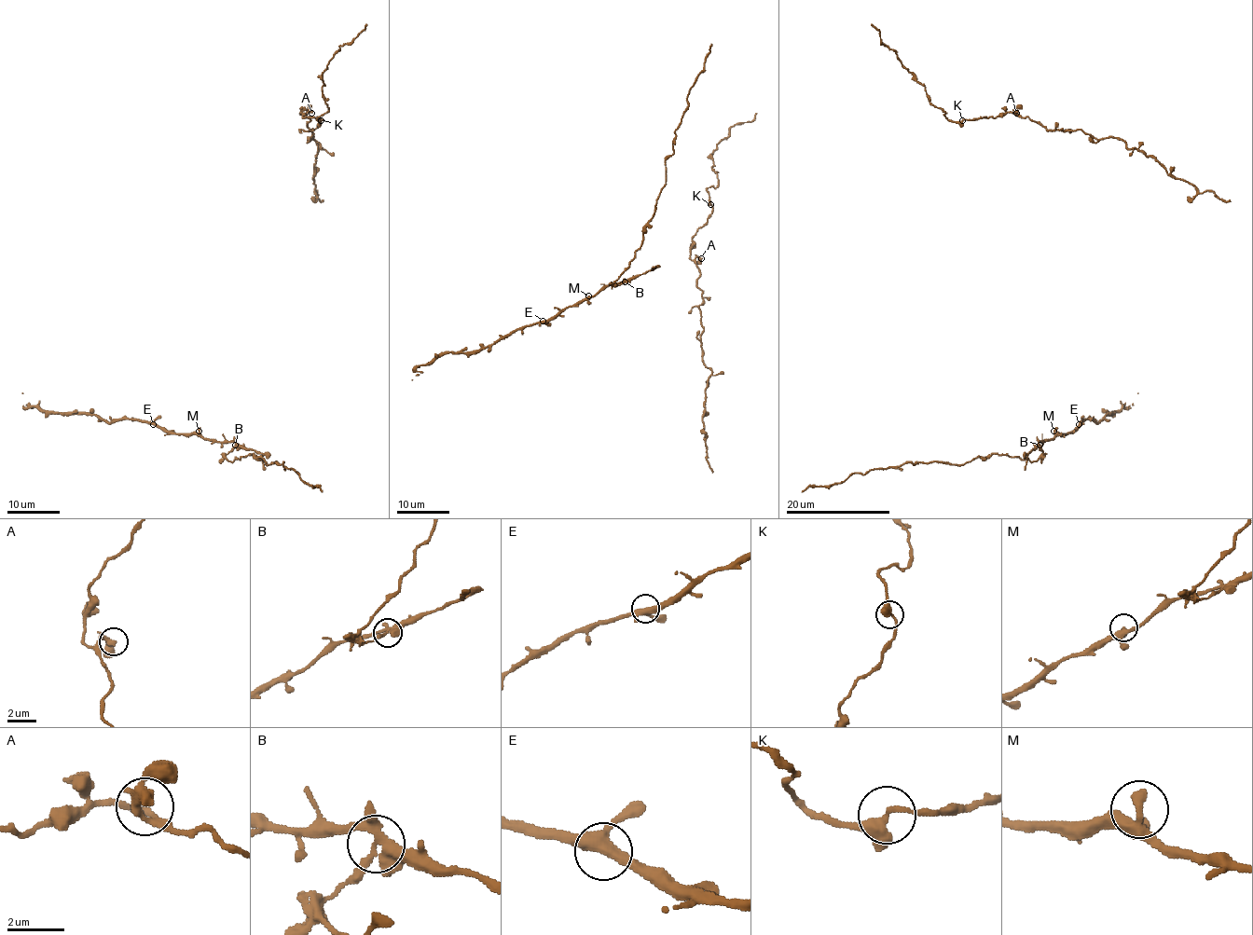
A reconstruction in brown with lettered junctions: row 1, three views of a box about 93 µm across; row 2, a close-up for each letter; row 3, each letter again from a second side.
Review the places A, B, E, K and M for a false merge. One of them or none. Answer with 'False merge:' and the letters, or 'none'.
False merge: B

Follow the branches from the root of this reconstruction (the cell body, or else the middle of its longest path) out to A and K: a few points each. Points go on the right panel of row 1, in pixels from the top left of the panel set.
A: (1188, 201), (1193, 185), (1123, 140), (1047, 130), (1016, 113)
K: (1188, 201), (1193, 185), (1121, 139), (1047, 130), (1016, 113), (963, 120)

